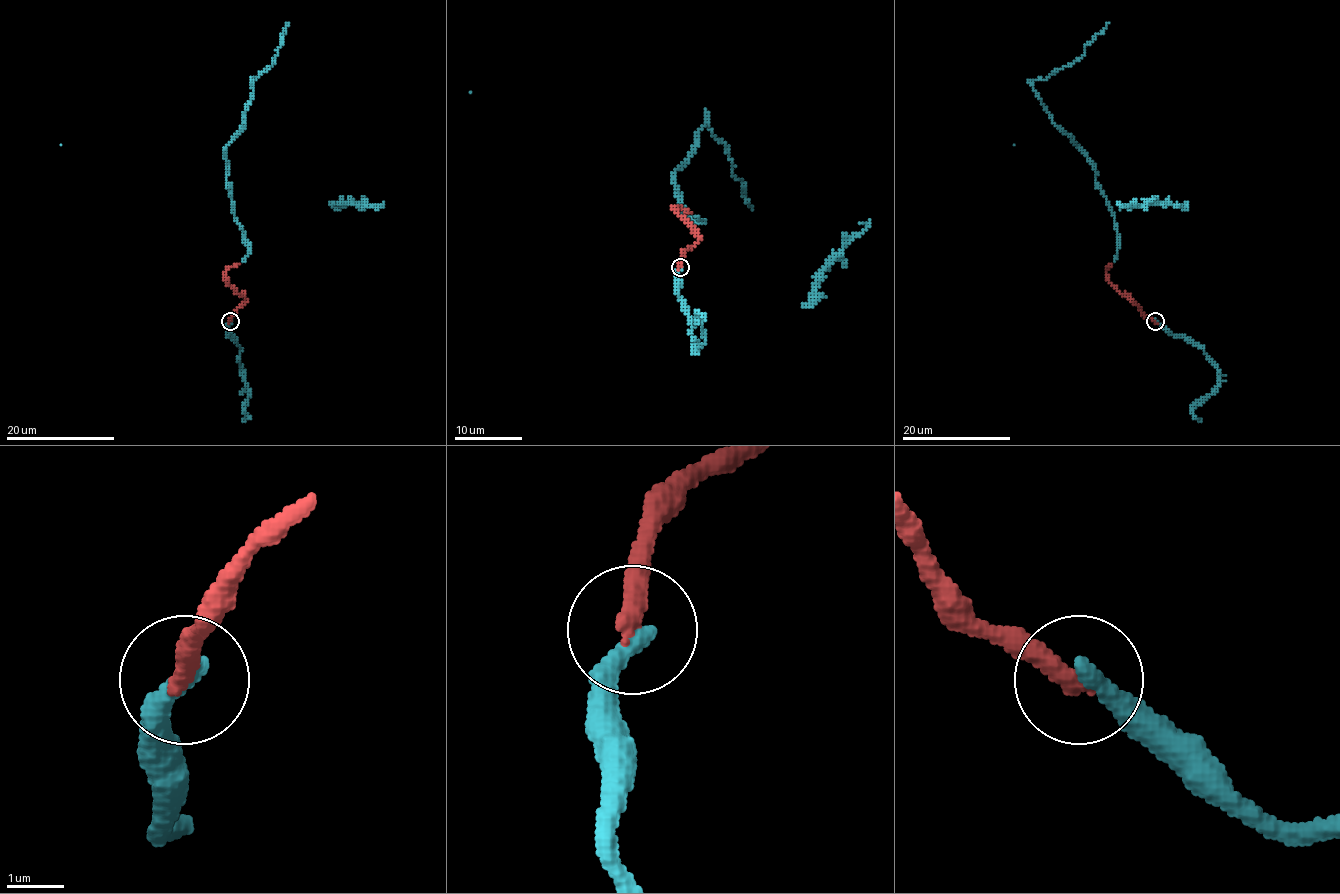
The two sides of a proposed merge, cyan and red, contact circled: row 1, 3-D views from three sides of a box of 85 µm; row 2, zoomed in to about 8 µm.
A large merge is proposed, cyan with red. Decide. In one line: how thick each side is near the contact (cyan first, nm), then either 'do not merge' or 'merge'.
360 nm thick on the cyan side, 360 nm on the other; merge

